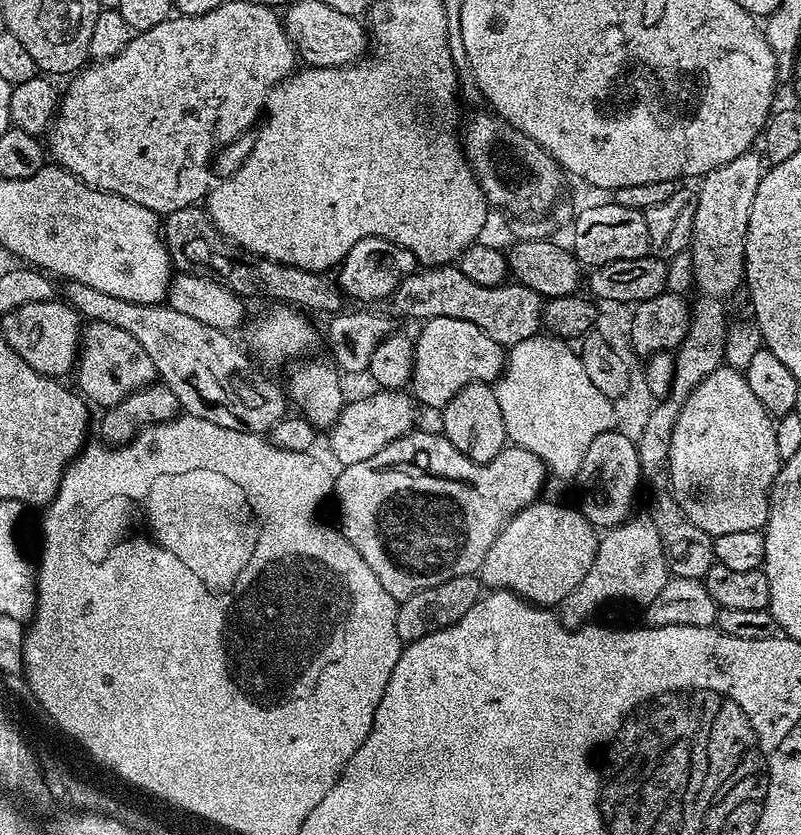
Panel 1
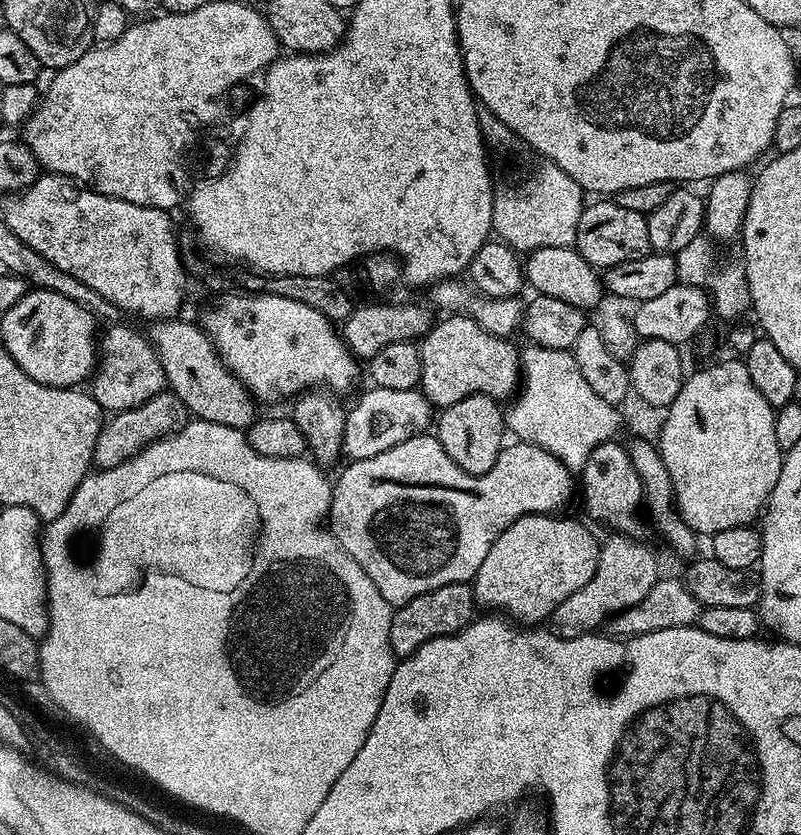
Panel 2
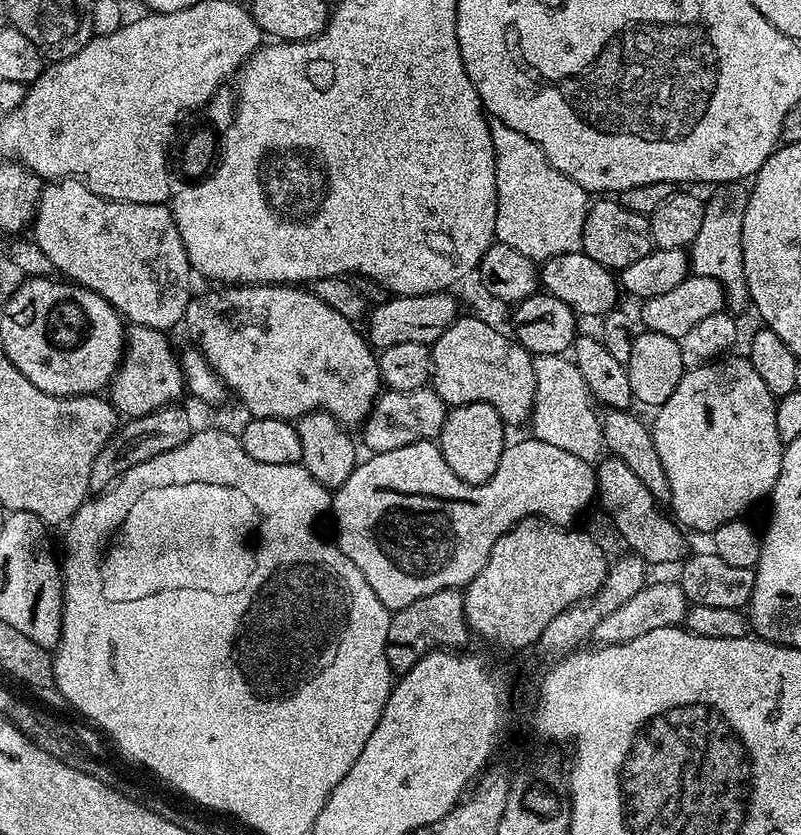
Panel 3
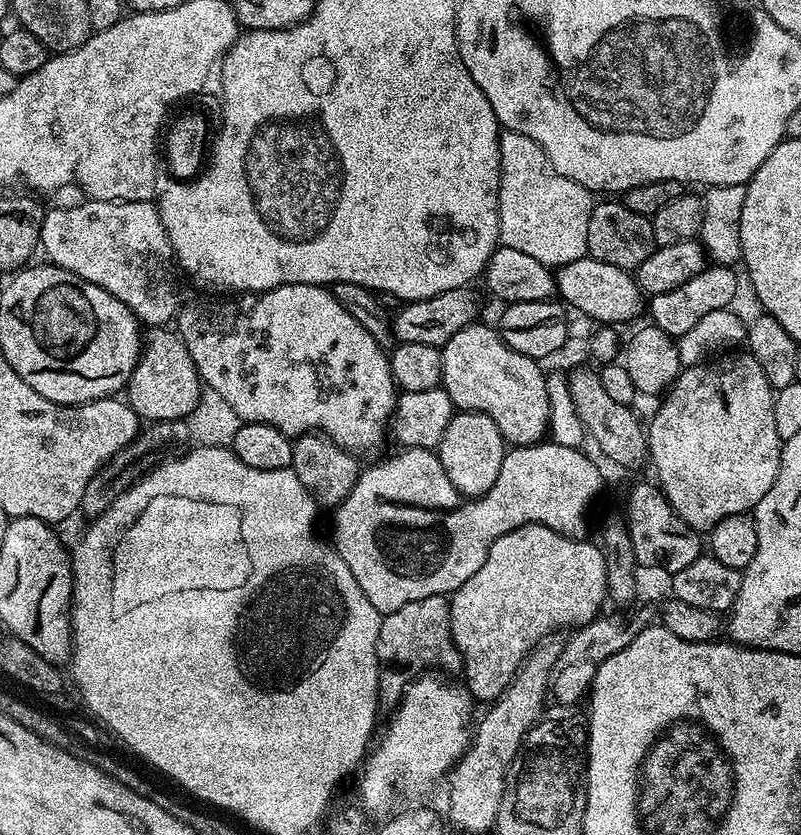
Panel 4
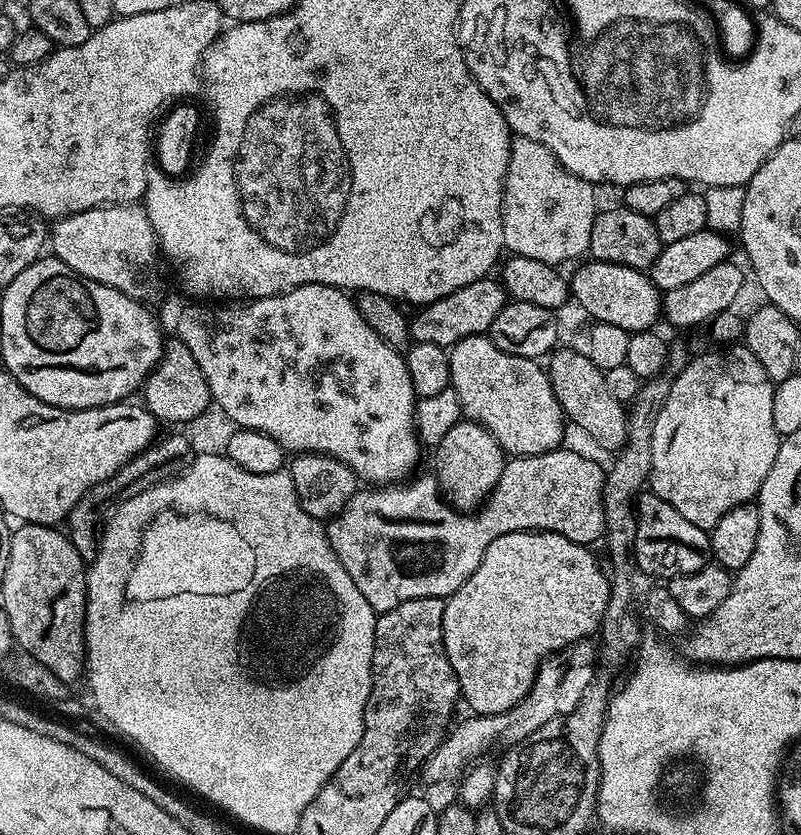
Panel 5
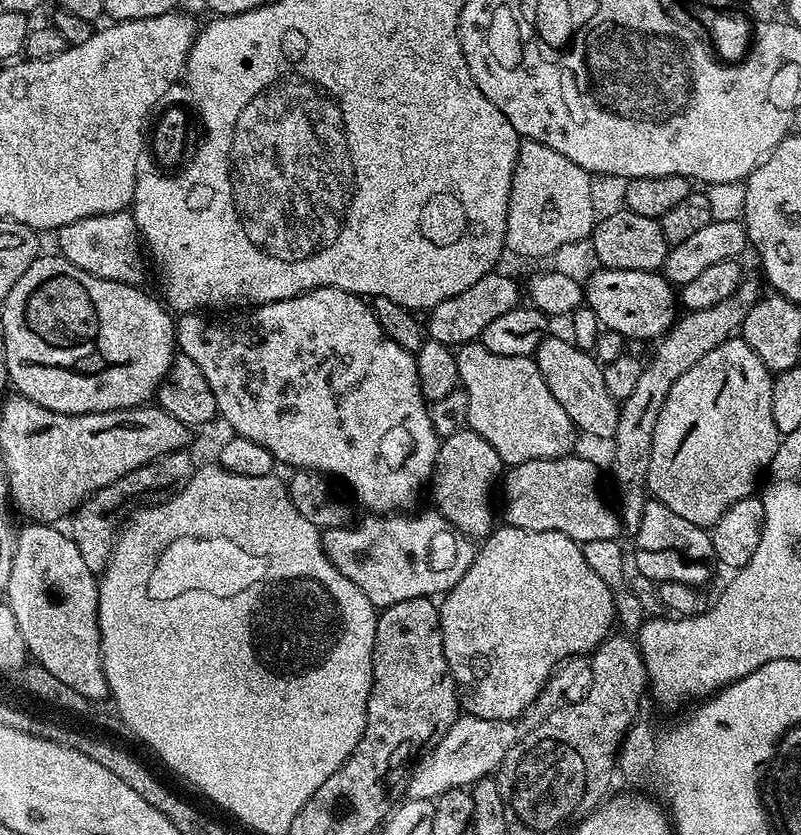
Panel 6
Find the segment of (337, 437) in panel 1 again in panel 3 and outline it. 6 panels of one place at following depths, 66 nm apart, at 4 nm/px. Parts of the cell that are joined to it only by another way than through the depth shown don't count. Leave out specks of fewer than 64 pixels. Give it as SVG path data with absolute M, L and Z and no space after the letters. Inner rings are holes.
M430 386L409 392L381 391L362 425L364 444L369 448L369 453L375 454L398 450L398 446L410 446L423 440L435 441L448 414L449 409L442 398L438 398L438 394Z

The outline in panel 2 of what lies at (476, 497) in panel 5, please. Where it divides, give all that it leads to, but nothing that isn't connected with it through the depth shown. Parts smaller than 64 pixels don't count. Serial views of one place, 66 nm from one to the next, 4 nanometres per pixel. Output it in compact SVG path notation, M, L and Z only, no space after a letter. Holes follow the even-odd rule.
M476 392L454 402L454 406L443 409L434 420L434 435L442 450L450 454L459 468L475 476L486 474L486 470L494 466L498 454L506 446L506 412L496 404L499 404L497 397Z

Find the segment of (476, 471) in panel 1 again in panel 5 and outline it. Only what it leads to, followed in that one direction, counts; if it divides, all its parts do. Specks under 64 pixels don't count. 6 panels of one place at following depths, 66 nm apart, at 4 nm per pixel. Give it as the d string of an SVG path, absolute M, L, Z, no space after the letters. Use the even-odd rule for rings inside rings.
M567 446L533 456L514 456L505 463L496 489L482 507L471 514L461 514L448 503L432 474L407 482L364 486L353 494L338 515L327 521L328 541L338 562L346 566L346 574L354 578L354 586L362 590L362 598L366 598L378 614L394 610L394 606L402 606L402 602L414 598L447 598L466 582L466 578L470 578L470 574L474 574L474 570L478 570L482 554L486 554L490 542L502 538L502 534L553 532L570 538L570 542L595 545L595 540L597 543L604 534L605 475L605 469L600 469L590 457L571 452Z

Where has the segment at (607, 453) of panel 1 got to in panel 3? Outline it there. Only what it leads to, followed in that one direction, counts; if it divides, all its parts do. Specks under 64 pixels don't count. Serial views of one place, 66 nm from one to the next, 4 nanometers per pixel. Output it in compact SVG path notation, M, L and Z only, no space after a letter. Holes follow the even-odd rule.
M609 455L607 459L601 459L595 465L596 496L604 503L605 510L612 512L612 524L616 527L617 534L632 547L629 549L635 555L643 558L645 565L675 565L683 561L686 551L684 552L685 533L681 525L667 511L660 512L661 505L650 494L650 490L646 490L642 478L638 478L638 474L634 474L634 470L630 470L624 460L613 455Z

